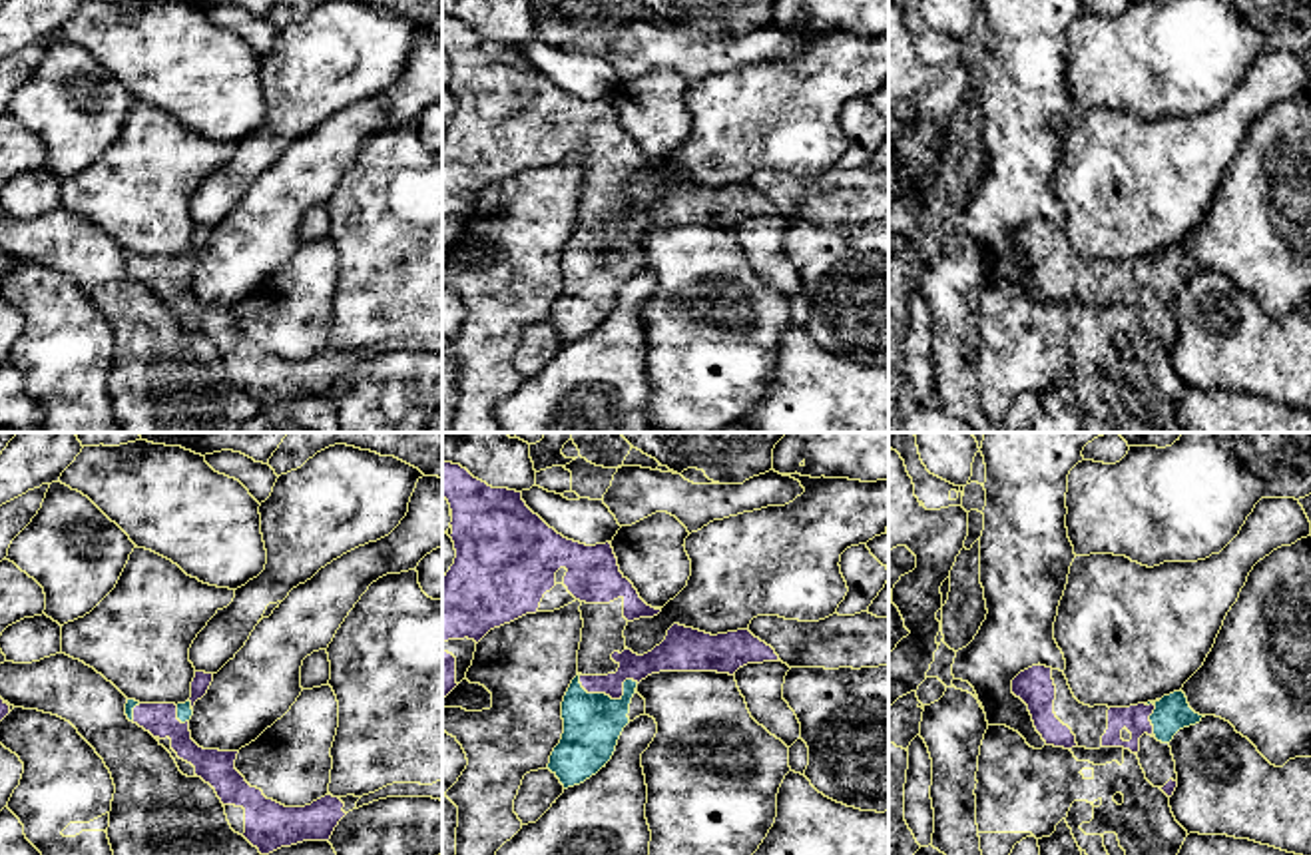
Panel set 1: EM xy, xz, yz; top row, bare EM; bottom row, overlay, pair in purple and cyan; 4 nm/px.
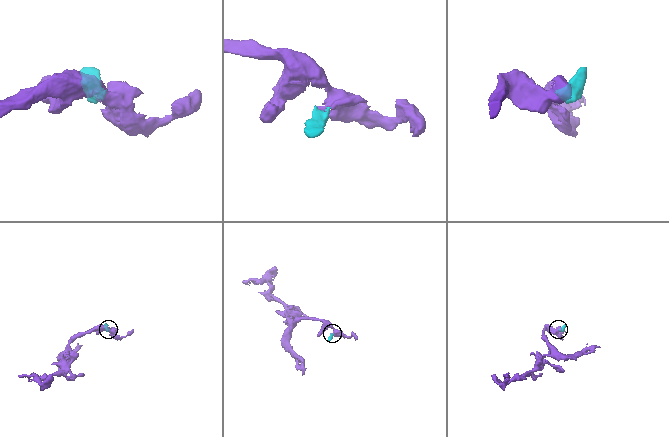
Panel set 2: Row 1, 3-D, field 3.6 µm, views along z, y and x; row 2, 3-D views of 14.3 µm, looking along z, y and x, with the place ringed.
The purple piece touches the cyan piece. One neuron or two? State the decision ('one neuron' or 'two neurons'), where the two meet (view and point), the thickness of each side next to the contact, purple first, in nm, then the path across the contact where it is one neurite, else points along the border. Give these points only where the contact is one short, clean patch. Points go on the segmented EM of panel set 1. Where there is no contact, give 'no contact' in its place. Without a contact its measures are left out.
one neuron; contact xz (610, 696); calibres 110 and 240 nm; way xz (632, 666), (626, 680), (610, 696), (594, 712), (592, 722)

